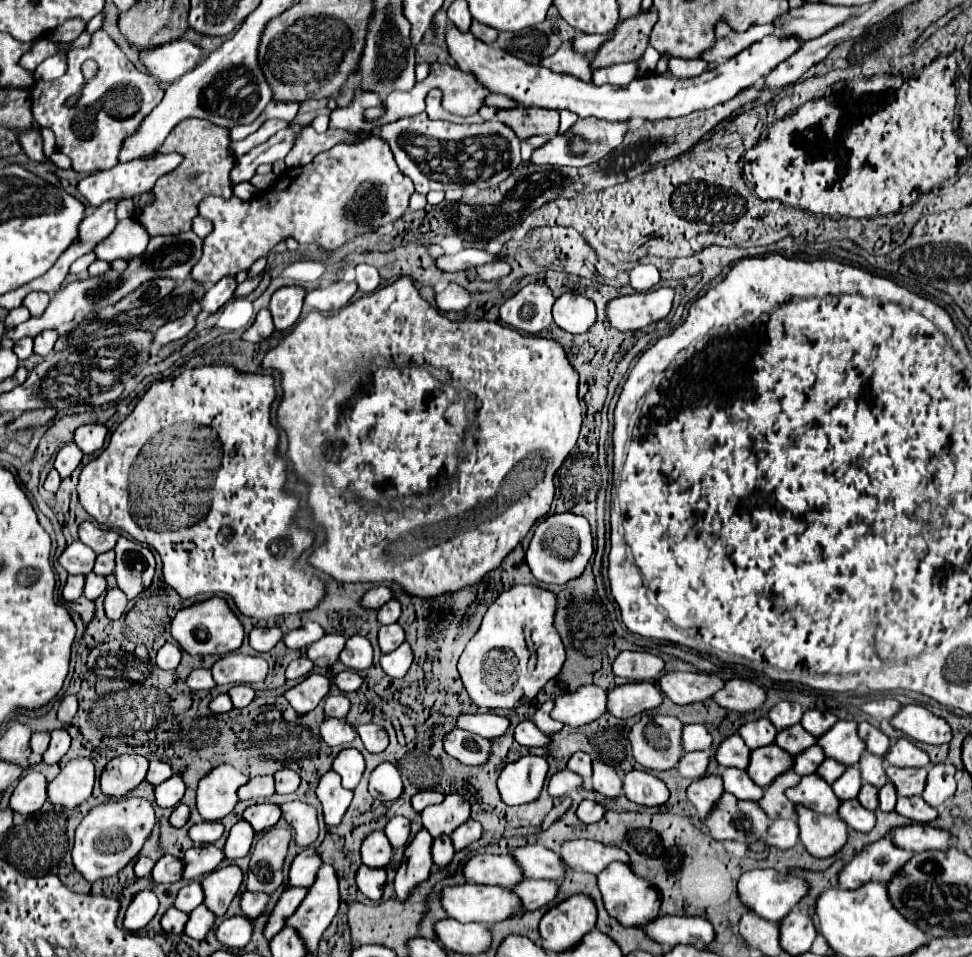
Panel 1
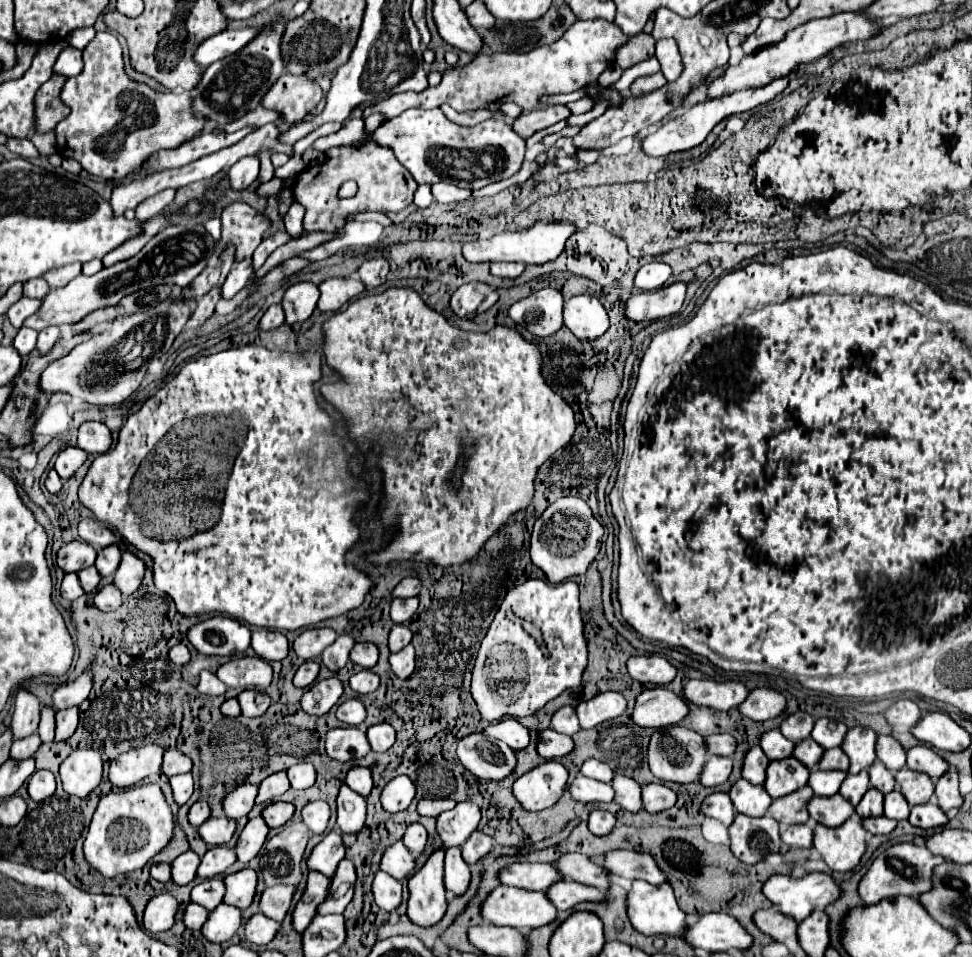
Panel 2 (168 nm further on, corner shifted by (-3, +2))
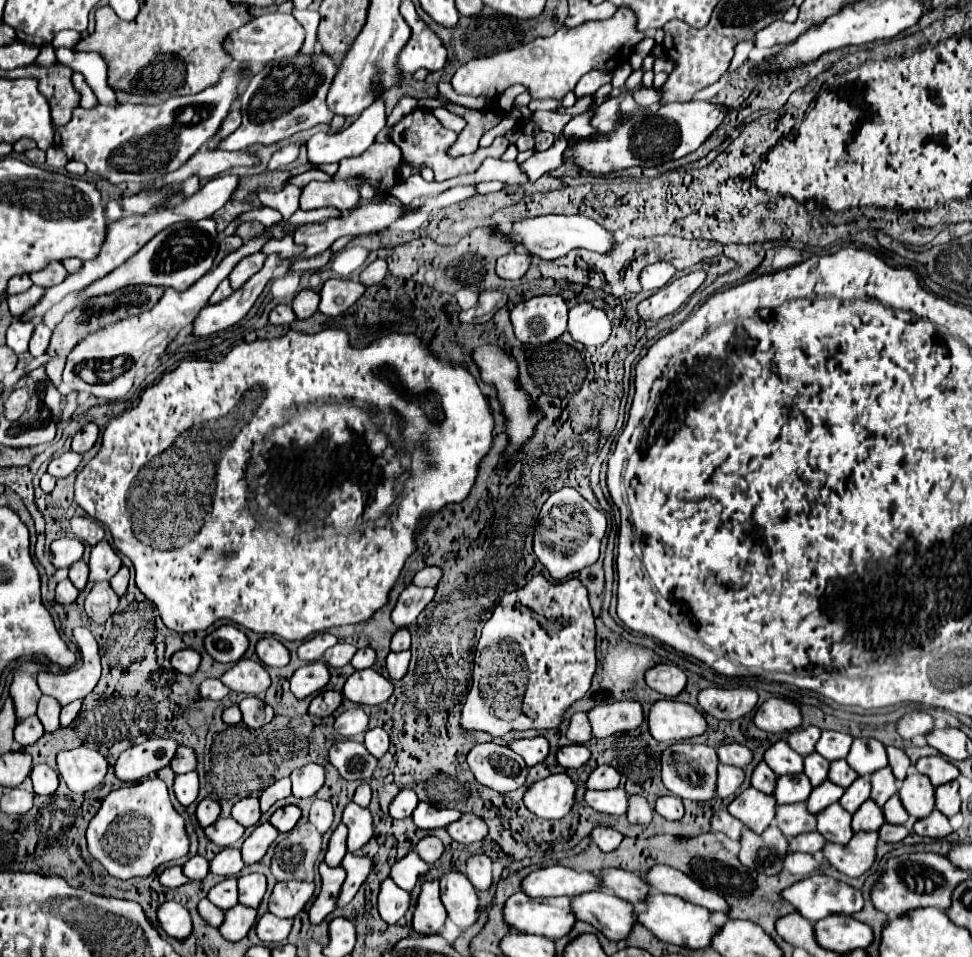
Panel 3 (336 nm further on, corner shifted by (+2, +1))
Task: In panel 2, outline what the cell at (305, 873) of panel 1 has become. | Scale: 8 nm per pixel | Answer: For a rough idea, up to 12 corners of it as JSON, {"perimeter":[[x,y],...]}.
{"perimeter":[[332,830],[310,854],[308,868],[334,876],[346,856]]}

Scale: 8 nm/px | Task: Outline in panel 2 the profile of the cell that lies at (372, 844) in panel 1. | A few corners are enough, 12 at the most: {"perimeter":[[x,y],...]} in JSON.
{"perimeter":[[402,842],[384,852],[380,870],[396,880],[408,878],[416,858]]}

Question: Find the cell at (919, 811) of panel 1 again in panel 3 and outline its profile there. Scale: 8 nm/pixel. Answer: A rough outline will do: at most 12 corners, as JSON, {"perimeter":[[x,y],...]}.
{"perimeter":[[935,809],[917,819],[917,835],[937,839],[949,835],[949,819]]}

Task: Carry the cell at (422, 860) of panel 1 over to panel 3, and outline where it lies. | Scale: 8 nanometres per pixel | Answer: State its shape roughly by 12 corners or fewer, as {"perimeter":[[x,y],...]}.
{"perimeter":[[423,881],[413,913],[413,929],[435,935],[447,913],[439,881]]}

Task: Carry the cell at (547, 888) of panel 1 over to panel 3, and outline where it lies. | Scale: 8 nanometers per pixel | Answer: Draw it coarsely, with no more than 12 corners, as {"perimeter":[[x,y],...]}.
{"perimeter":[[601,889],[571,897],[575,919],[613,941],[635,921],[631,903]]}

